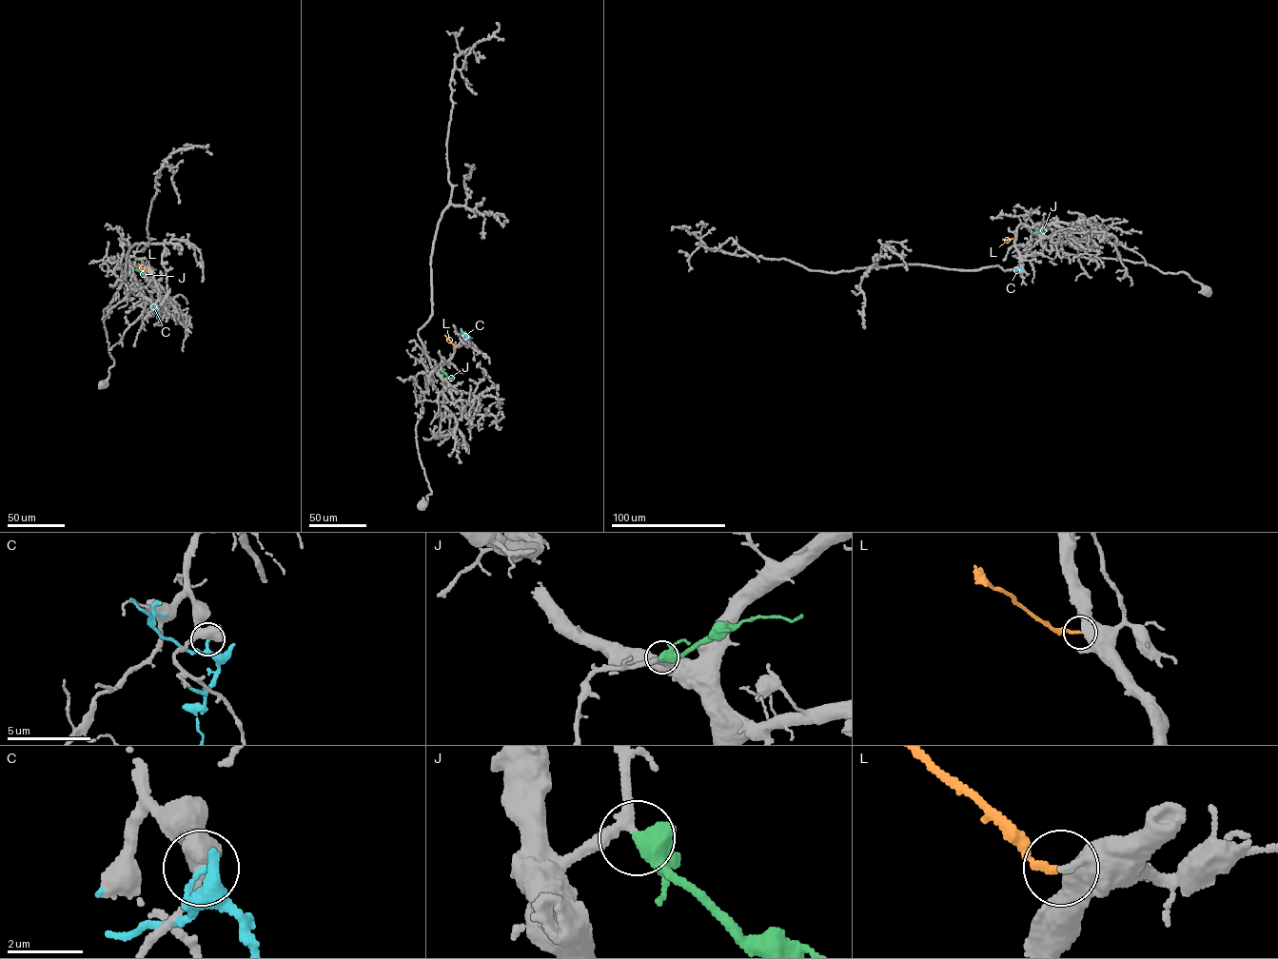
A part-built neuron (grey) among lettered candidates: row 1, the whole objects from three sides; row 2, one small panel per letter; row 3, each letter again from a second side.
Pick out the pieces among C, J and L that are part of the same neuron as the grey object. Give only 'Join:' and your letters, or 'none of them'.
Join: J, L

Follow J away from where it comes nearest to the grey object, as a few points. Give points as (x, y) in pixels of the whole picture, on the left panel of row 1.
J: (132, 268), (146, 274)

